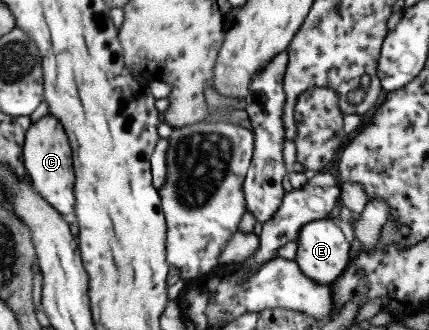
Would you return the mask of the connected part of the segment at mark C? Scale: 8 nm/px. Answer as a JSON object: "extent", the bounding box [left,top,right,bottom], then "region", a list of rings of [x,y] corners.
{"extent":[23,113,75,219],"region":[[[52,113],[44,114],[40,120],[31,123],[28,127],[23,144],[23,159],[26,174],[30,177],[35,192],[60,214],[71,219],[75,212],[72,149],[64,125]]]}

